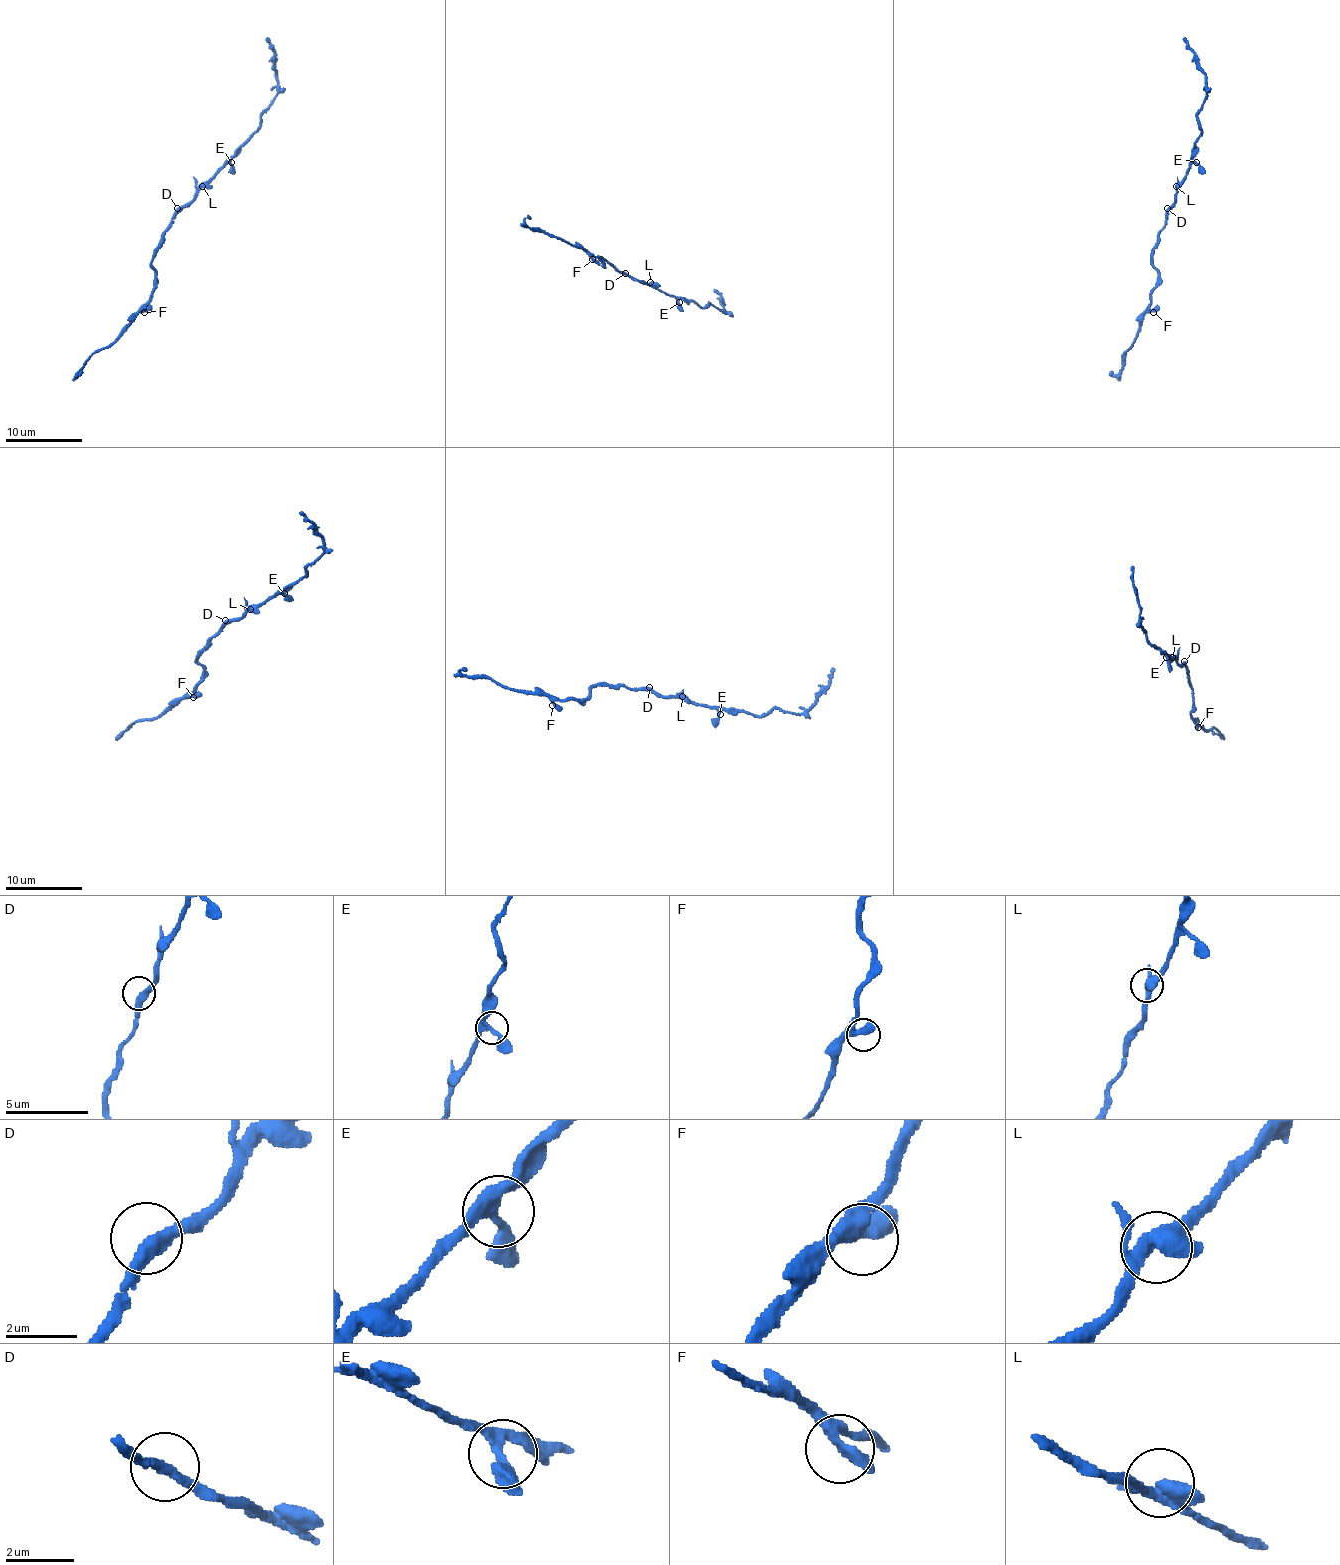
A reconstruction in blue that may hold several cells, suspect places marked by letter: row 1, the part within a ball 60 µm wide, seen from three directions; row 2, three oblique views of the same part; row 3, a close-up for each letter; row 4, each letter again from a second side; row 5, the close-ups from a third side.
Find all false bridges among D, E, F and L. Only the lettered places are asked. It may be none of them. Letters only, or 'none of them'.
none of them

